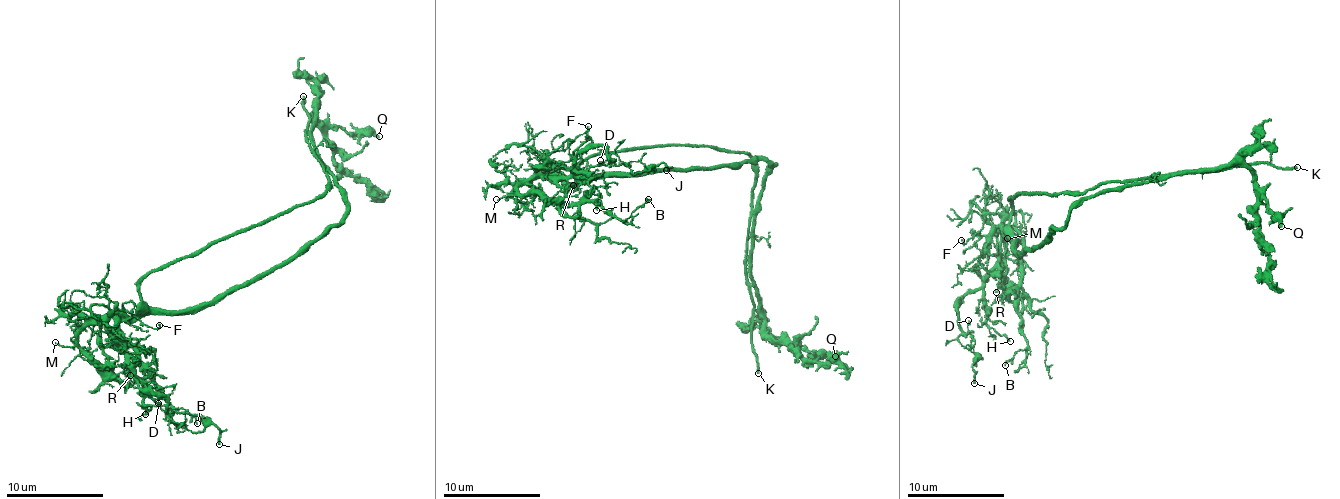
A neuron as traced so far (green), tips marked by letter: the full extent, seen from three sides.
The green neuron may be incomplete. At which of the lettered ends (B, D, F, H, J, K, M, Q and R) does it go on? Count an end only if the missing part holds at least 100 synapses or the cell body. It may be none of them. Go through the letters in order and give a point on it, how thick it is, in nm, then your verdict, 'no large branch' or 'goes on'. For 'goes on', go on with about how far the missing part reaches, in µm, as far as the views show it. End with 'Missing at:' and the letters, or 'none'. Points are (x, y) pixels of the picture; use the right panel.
B: place (1005, 365); calibre 140 nm; no large branch
D: place (968, 320); calibre 120 nm; no large branch
F: place (961, 240); calibre 130 nm; no large branch
H: place (1010, 341); calibre 160 nm; no large branch
J: place (974, 383); calibre 160 nm; no large branch
K: place (1297, 167); calibre 190 nm; goes on; missing 20 µm
M: place (1007, 238); calibre 110 nm; no large branch
Q: place (1281, 226); calibre 240 nm; no large branch
R: place (996, 292); calibre 200 nm; no large branch
Missing at: K

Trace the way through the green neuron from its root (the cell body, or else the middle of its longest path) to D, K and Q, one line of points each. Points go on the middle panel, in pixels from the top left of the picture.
D: (680, 143), (588, 155), (572, 183), (550, 168), (576, 171), (575, 154), (596, 146), (610, 160), (600, 160)
K: (680, 143), (740, 151), (753, 162), (748, 294), (753, 302), (752, 347), (758, 355), (758, 373)
Q: (680, 143), (748, 155), (755, 172), (751, 279), (765, 331), (777, 341), (786, 341), (803, 351), (835, 356)

